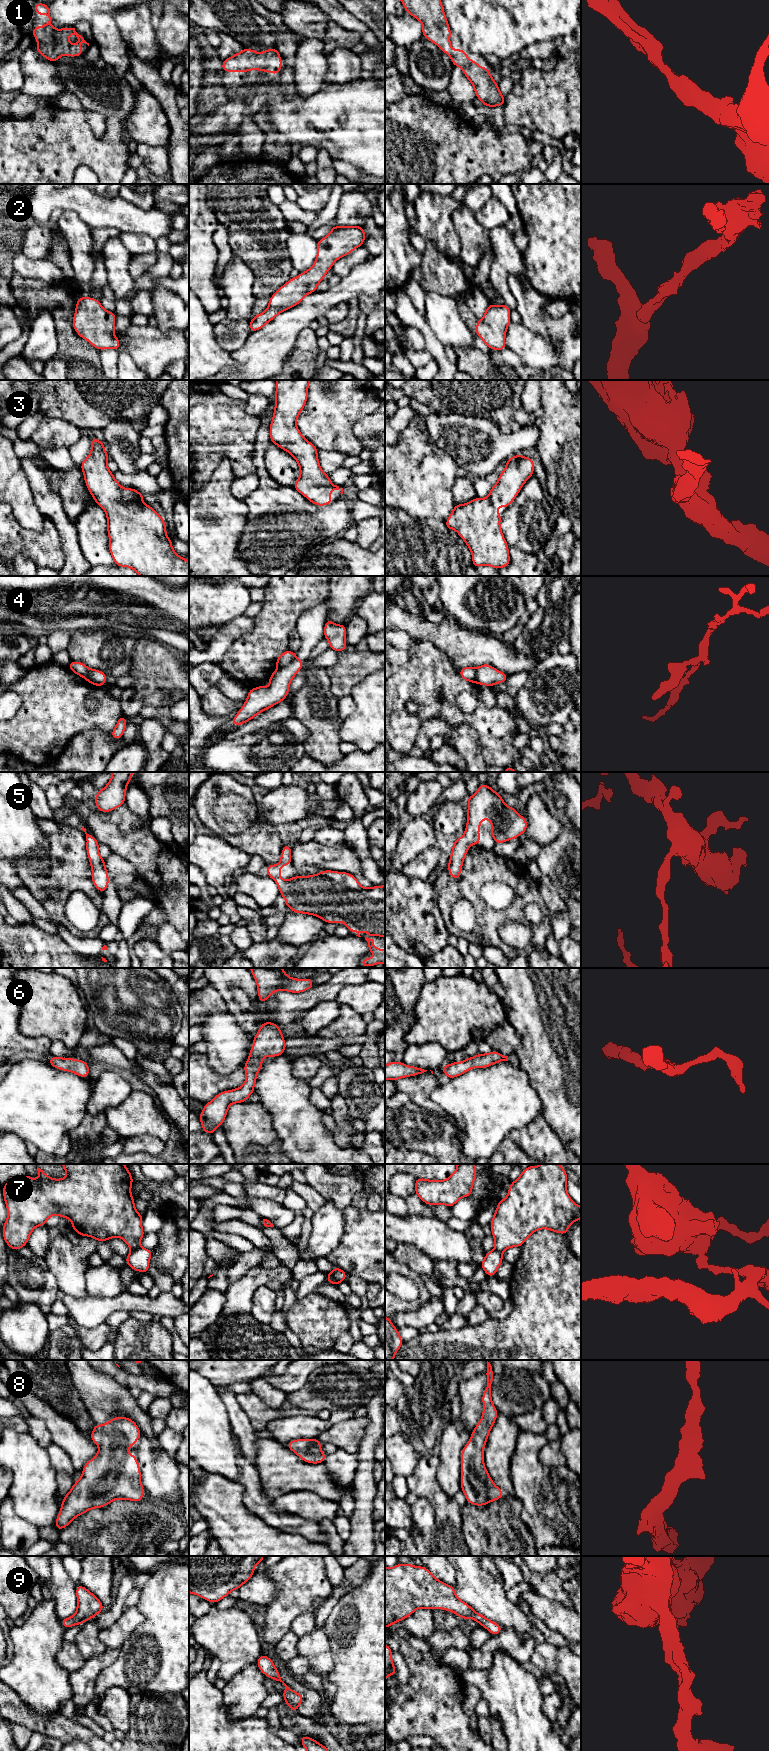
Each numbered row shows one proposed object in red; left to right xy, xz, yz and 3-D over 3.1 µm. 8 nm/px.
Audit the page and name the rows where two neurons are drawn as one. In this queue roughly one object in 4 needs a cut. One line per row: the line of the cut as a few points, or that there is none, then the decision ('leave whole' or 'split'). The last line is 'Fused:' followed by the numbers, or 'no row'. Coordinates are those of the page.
1: no cut; leave whole
2: no cut; leave whole
3: no cut; leave whole
4: cut in xz along (296, 657), (288, 664), (278, 668); split
5: no cut; leave whole
6: no cut; leave whole
7: cut in xz along (327, 1275), (330, 1275), (338, 1282); split
8: no cut; leave whole
9: no cut; leave whole
Fused: 4, 7

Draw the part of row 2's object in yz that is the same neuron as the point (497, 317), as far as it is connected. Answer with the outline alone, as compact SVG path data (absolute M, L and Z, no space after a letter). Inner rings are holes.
M489 303L484 316L476 323L475 332L487 347L502 351L506 349L505 335L511 323L510 308Z

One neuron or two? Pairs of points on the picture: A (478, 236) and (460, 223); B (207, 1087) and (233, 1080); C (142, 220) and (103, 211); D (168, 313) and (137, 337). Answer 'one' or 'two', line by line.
A: one
B: one
C: one
D: two

